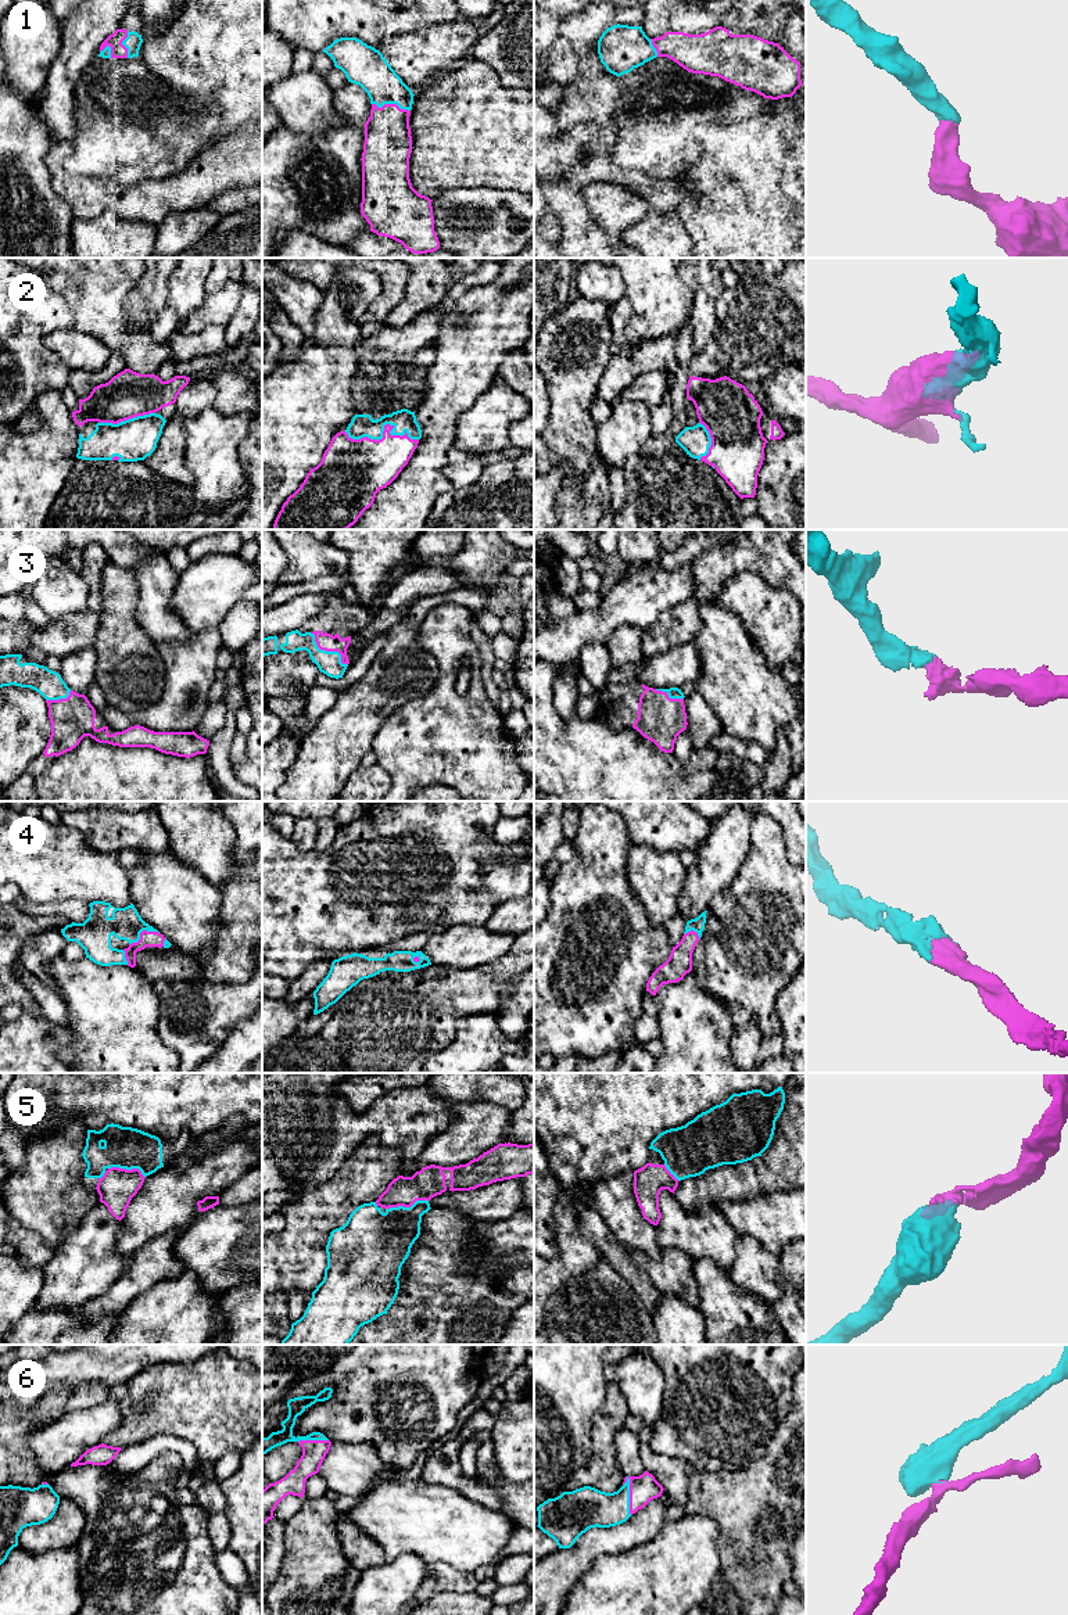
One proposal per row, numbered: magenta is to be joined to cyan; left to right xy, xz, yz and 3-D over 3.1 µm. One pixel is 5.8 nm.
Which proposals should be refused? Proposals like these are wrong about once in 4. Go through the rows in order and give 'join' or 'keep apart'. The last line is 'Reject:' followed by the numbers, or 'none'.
1: join
2: join
3: join
4: join
5: join
6: join
Reject: none

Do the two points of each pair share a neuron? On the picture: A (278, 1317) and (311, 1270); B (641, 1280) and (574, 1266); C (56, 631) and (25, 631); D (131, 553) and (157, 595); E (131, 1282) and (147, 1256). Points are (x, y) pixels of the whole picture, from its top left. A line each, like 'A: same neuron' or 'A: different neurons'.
A: different neurons
B: different neurons
C: different neurons
D: different neurons
E: same neuron

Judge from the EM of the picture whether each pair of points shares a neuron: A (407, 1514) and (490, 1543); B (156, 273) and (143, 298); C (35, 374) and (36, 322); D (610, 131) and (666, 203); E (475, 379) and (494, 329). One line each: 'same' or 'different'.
A: same
B: same
C: same
D: same
E: same

